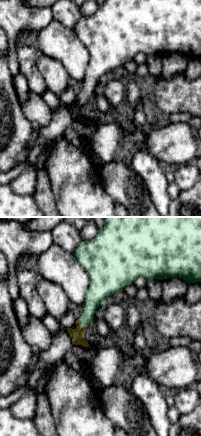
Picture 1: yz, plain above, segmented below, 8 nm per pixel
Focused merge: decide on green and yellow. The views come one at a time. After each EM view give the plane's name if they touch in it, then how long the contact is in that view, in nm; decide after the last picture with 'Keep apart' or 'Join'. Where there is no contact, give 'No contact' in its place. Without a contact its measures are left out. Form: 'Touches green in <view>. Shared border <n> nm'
Touches green in yz. Shared border 90 nm

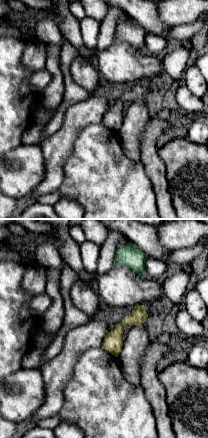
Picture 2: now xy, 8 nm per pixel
Touches green in xy. Shared border 50 nm

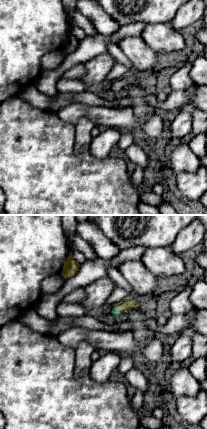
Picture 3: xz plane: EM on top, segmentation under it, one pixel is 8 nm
Touches green in xz. Shared border 90 nm

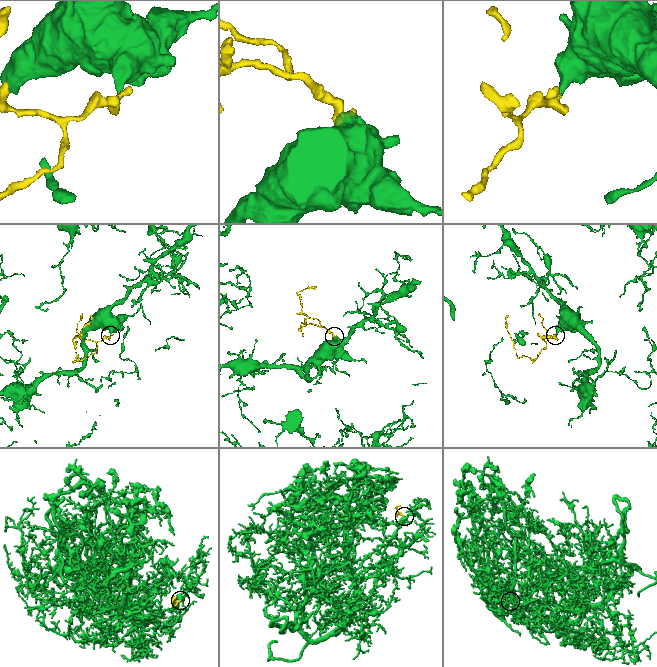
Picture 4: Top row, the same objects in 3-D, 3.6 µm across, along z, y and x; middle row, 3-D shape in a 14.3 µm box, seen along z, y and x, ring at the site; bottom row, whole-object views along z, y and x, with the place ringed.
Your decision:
Join

